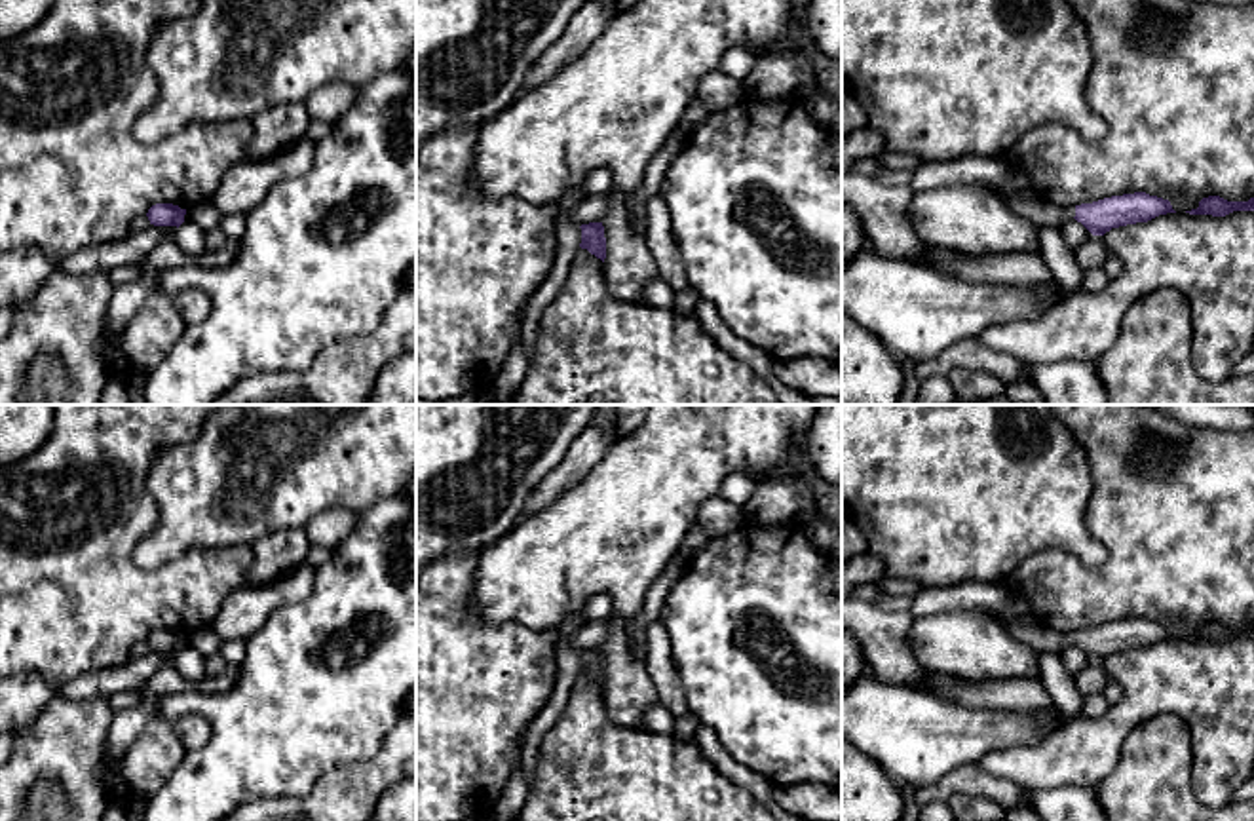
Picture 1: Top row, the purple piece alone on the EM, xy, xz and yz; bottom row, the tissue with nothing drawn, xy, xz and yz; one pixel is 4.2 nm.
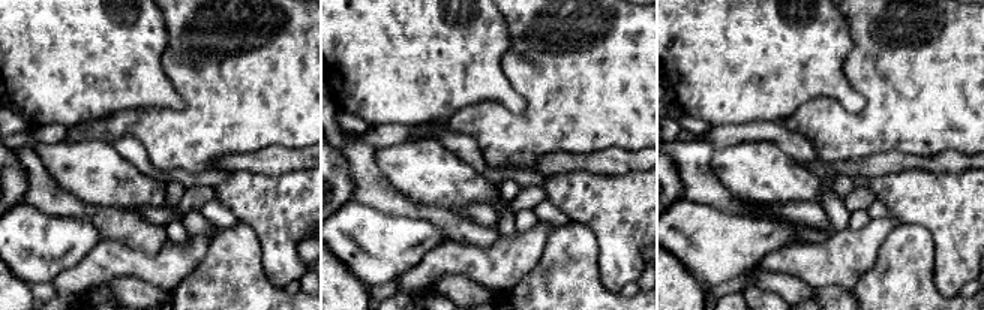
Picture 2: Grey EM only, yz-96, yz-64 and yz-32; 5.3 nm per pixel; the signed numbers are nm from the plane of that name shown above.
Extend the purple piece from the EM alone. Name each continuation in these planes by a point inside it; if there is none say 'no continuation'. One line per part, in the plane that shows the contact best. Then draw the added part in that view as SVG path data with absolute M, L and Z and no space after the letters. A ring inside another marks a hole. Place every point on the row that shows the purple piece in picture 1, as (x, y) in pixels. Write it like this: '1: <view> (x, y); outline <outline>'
1: yz (1040, 211); outline M986 186L986 188L996 192L1015 213L1028 219L1036 226L1056 226L1058 228L1066 219L1075 217L1075 207L1064 209L1047 200L1034 200L1034 201L1018 200L1018 198L1007 196L996 186Z

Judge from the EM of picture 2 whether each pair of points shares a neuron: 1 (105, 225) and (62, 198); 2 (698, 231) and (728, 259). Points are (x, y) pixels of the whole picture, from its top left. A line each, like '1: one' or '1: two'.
1: one
2: one

